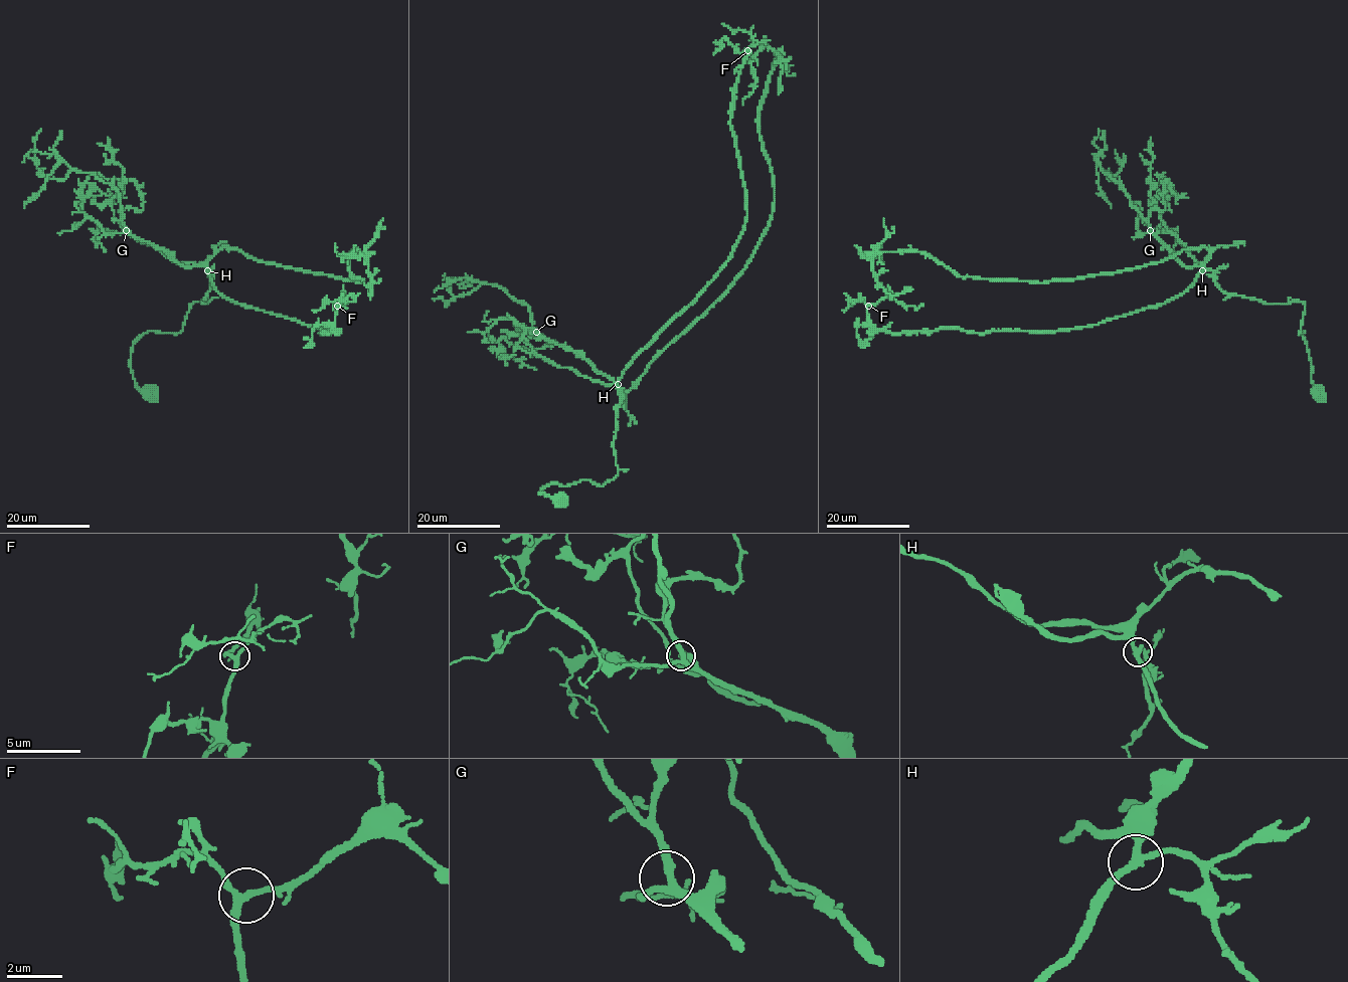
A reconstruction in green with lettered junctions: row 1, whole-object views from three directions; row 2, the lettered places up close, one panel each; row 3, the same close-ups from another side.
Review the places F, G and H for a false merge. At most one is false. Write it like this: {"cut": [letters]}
{"cut": ["H"]}

